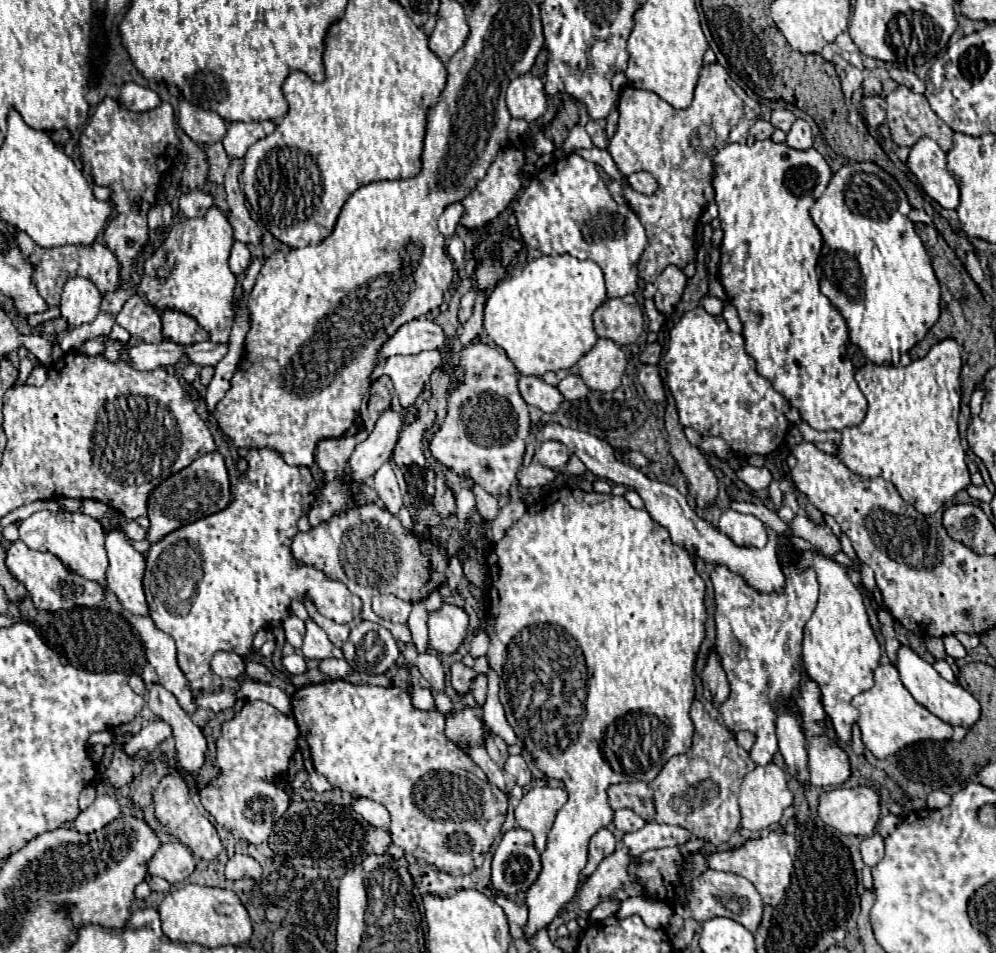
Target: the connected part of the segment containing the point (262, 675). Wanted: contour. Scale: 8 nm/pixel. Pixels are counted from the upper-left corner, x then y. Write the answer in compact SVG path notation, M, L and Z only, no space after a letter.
M249 662L247 664L247 676L253 678L253 680L259 680L259 682L271 682L273 680L273 674L267 666L259 664L259 662Z

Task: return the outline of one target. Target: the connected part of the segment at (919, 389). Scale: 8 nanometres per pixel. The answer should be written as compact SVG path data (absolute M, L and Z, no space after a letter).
M947 338L937 342L929 354L921 360L911 362L905 368L865 364L855 374L855 380L865 394L869 408L867 416L855 428L843 428L841 446L837 456L843 464L859 476L881 476L895 486L905 504L911 504L917 512L929 516L935 514L947 500L959 490L971 484L969 470L965 464L965 450L959 438L958 416L961 407L961 352L955 340Z

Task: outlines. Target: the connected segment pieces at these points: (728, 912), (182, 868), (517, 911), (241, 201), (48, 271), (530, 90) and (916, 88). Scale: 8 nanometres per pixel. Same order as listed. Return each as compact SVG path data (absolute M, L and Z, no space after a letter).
M705 870L691 882L683 884L683 888L685 888L683 894L677 894L673 902L673 910L681 918L695 918L697 922L705 922L715 916L725 916L743 924L747 930L755 930L759 926L759 920L763 914L763 900L757 894L755 886L743 876L731 874L731 872Z
M165 842L147 862L149 876L165 878L169 884L179 884L195 870L195 858L181 842Z
M497 896L495 902L505 910L509 922L515 922L517 926L523 926L527 922L527 908L525 906L519 906L517 902L513 902L507 896Z
M231 158L231 164L227 168L227 204L229 204L229 222L235 230L235 240L245 244L255 244L261 240L261 228L255 220L251 220L247 208L245 208L245 196L239 190L237 176L241 174L243 158Z
M19 230L15 232L15 242L19 244L19 250L27 258L27 262L31 262L31 266L33 266L31 282L35 284L39 296L47 302L47 306L59 304L61 288L73 276L83 276L83 278L93 280L97 284L99 292L103 292L103 294L109 290L115 290L119 286L119 262L115 258L115 254L99 242L93 242L91 246L65 244L65 246L55 246L55 248L41 248L25 232L19 232Z
M531 74L517 76L507 88L507 108L513 118L535 122L547 112L547 96L543 82Z
M891 68L889 74L891 74L891 78L893 78L897 84L905 84L905 86L909 86L913 92L919 92L919 94L925 92L925 84L921 84L923 80L919 80L919 76L913 74L913 72L909 72L909 70L899 70L899 68Z

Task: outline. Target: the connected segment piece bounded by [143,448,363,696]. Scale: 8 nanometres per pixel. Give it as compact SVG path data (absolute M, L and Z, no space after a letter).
M253 448L245 456L249 468L239 476L235 486L235 498L231 504L211 516L199 518L191 524L185 524L159 542L151 544L145 560L145 588L149 582L147 602L155 626L167 632L177 644L179 668L189 680L189 686L195 696L203 690L209 690L213 684L211 658L215 652L235 652L247 656L253 650L253 638L261 628L275 628L289 616L289 606L293 600L303 602L307 596L317 606L317 610L339 624L347 624L361 614L361 598L353 594L343 582L325 576L313 564L299 564L291 554L291 542L297 534L297 520L305 516L313 502L317 484L308 467L289 466L283 456L273 448Z

